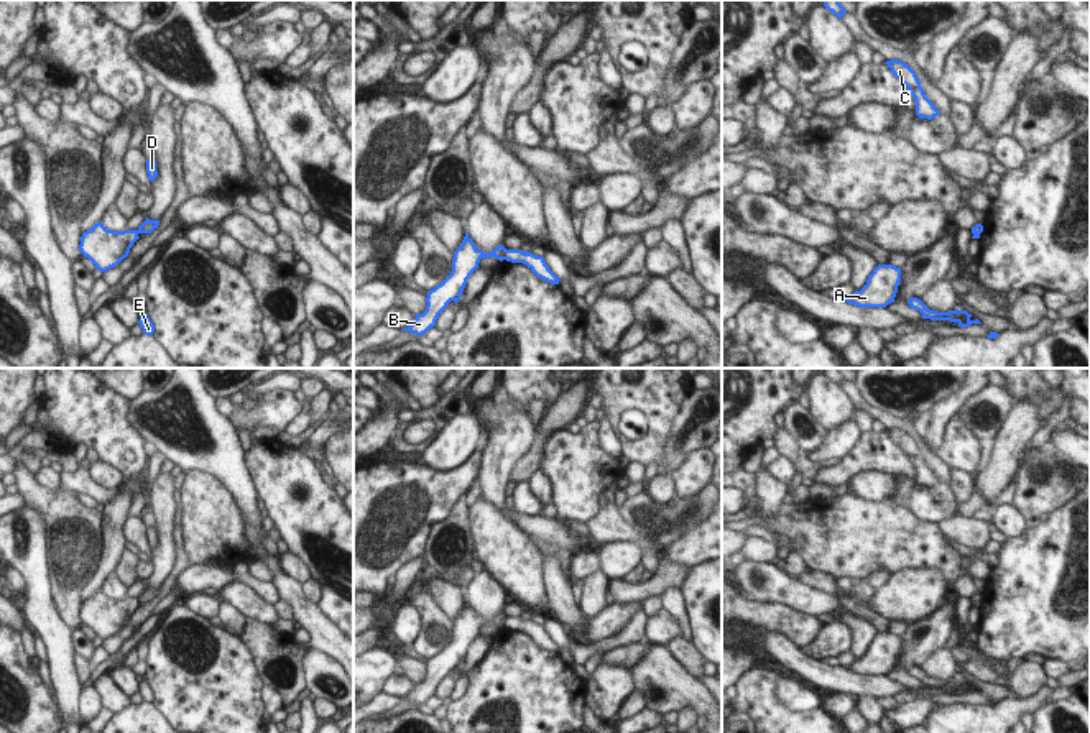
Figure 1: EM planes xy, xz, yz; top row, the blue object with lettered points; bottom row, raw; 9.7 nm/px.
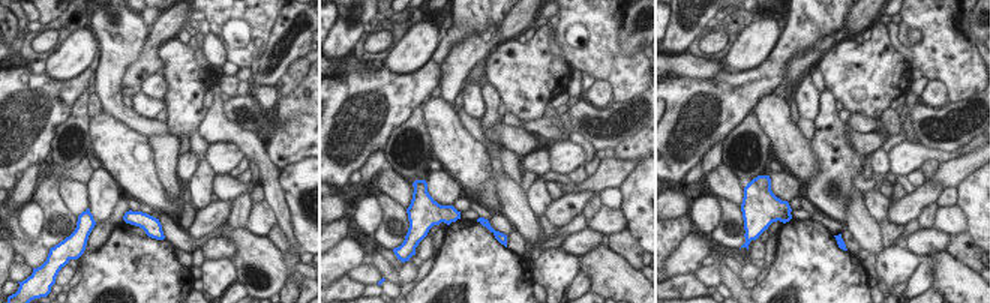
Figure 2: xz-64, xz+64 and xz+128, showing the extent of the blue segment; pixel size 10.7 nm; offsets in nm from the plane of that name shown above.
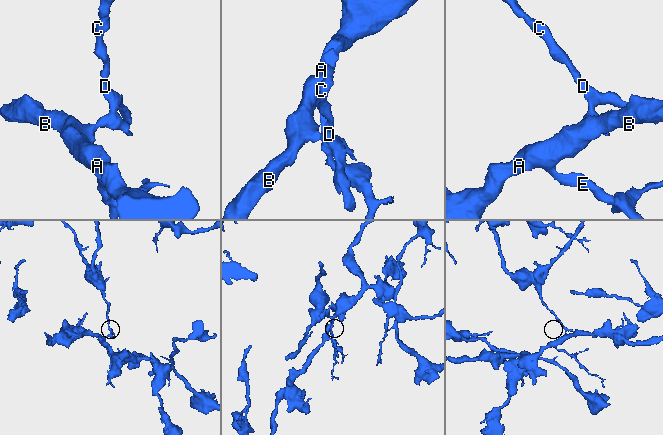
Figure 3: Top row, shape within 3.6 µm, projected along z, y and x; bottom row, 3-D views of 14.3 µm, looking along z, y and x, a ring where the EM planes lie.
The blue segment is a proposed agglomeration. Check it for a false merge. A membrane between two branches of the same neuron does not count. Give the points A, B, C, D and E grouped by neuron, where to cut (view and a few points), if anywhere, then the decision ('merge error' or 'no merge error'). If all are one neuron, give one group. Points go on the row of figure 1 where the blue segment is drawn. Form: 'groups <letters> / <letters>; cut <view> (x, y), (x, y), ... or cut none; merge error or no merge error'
groups A B E / C D; cut xz (507, 250), (503, 258); merge error

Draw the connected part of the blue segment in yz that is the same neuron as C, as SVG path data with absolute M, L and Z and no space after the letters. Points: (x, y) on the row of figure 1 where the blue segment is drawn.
M898 59L886 61L884 64L891 69L893 76L896 76L908 87L908 90L914 97L916 115L919 118L932 120L940 113L934 107L934 104L926 97L916 72L908 64Z

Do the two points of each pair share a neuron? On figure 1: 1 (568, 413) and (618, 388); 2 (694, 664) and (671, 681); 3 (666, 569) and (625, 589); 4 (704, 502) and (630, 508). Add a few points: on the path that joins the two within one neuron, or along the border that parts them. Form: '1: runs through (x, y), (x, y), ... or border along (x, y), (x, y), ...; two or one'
1: border along (591, 385), (589, 395); two
2: border along (665, 646), (696, 677); two
3: runs through (658, 579), (648, 589), (635, 589); one
4: runs through (686, 516), (648, 516); one

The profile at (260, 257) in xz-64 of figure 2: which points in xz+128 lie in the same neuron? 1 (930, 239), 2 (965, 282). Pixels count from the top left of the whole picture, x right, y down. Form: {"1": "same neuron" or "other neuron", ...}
{"1": "other neuron", "2": "same neuron"}

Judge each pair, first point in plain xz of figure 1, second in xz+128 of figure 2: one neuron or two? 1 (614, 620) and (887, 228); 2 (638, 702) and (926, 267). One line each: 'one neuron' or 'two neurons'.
1: two neurons
2: one neuron

